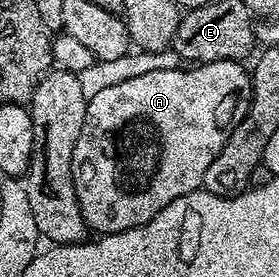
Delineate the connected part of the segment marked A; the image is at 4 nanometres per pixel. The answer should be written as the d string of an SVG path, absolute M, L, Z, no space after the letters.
M214 60L193 65L188 70L148 70L145 74L136 74L133 78L124 78L121 82L112 82L104 86L96 95L88 98L86 120L82 124L82 132L78 132L78 140L72 146L70 165L72 168L72 183L76 189L76 199L82 208L82 216L89 227L97 235L117 234L130 228L145 226L166 204L178 200L178 196L186 196L190 192L201 189L204 185L206 168L214 164L214 156L222 152L233 126L244 117L252 101L252 76L249 67L243 61Z

